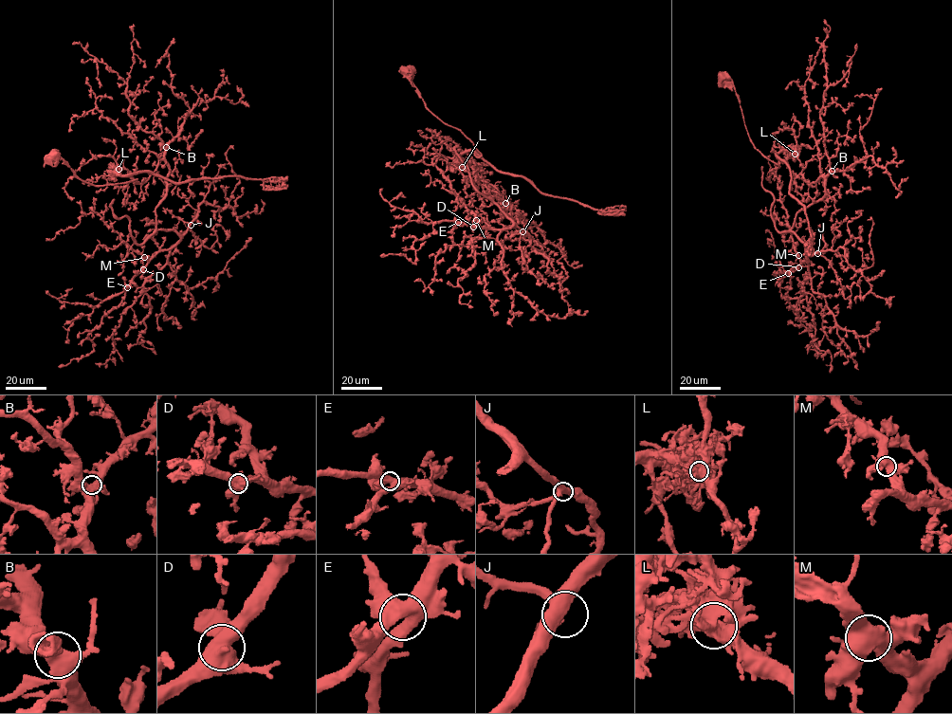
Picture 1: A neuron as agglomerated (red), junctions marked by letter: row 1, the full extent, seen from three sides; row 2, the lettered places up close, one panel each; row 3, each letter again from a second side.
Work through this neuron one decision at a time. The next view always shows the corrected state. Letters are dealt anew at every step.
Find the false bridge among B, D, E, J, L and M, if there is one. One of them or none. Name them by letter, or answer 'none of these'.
L

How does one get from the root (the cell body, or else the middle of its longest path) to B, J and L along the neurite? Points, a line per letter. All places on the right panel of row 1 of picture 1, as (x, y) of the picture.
B: (722, 77), (733, 85), (755, 149), (778, 164), (777, 154), (791, 151), (809, 185), (832, 171)
J: (722, 77), (755, 149), (778, 164), (791, 151), (809, 185), (825, 179), (825, 196), (791, 229), (817, 253)
L: (722, 77), (733, 85), (755, 149), (778, 164), (778, 154), (783, 150), (795, 154)

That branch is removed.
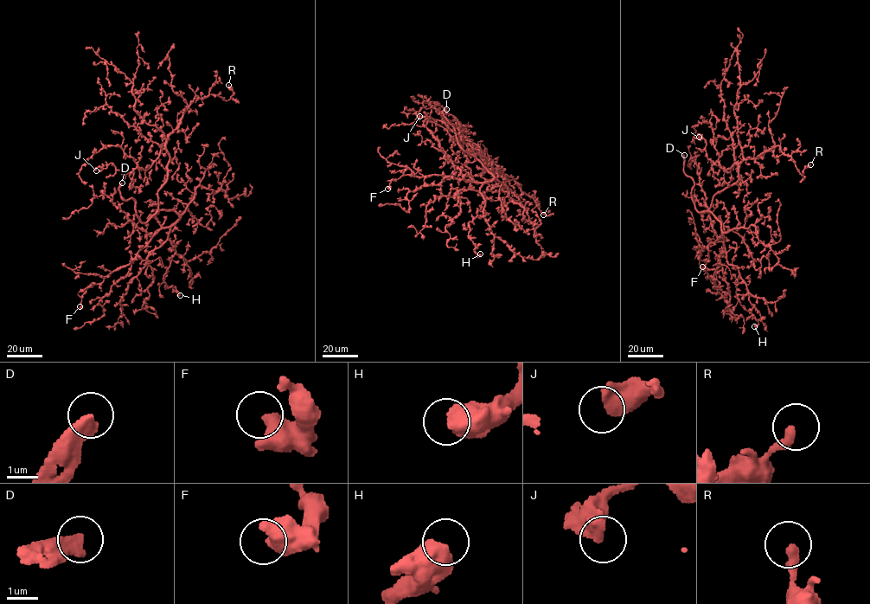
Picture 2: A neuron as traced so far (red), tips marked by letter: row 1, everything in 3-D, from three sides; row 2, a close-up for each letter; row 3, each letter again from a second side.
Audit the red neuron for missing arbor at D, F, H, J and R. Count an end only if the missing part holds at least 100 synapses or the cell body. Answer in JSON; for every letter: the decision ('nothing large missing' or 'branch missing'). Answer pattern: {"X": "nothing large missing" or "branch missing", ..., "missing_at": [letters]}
{"D": "branch missing", "F": "nothing large missing", "H": "nothing large missing", "J": "nothing large missing", "R": "nothing large missing", "missing_at": ["D"]}

